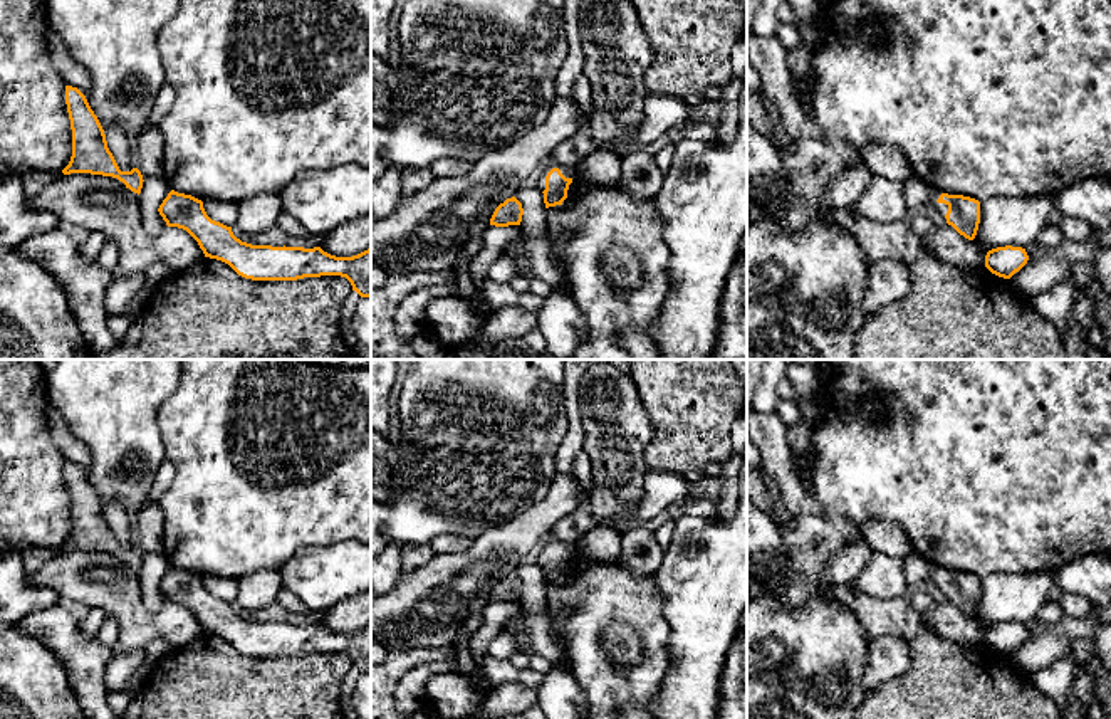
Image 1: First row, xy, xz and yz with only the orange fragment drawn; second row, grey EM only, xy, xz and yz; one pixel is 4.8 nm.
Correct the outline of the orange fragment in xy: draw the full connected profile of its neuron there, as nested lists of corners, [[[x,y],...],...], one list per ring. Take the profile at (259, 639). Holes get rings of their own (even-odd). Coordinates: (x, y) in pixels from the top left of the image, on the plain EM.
[[[171,566],[158,585],[168,603],[186,606],[205,633],[228,640],[252,657],[297,657],[304,653],[341,652],[361,674],[371,674],[371,625],[336,633],[321,623],[252,622],[237,615],[232,603],[211,596],[203,578]]]

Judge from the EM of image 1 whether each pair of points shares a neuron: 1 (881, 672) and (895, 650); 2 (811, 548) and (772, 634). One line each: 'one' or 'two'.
1: one
2: two

